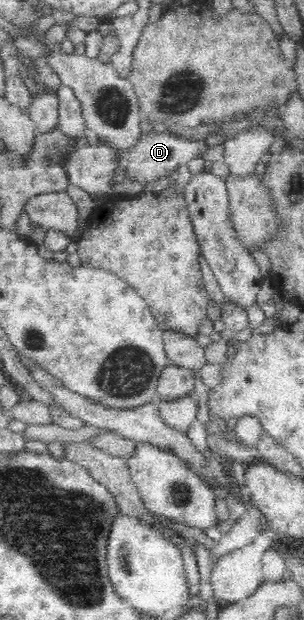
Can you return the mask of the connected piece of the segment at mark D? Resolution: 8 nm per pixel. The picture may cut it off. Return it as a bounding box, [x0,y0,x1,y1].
[113,129,209,187]

